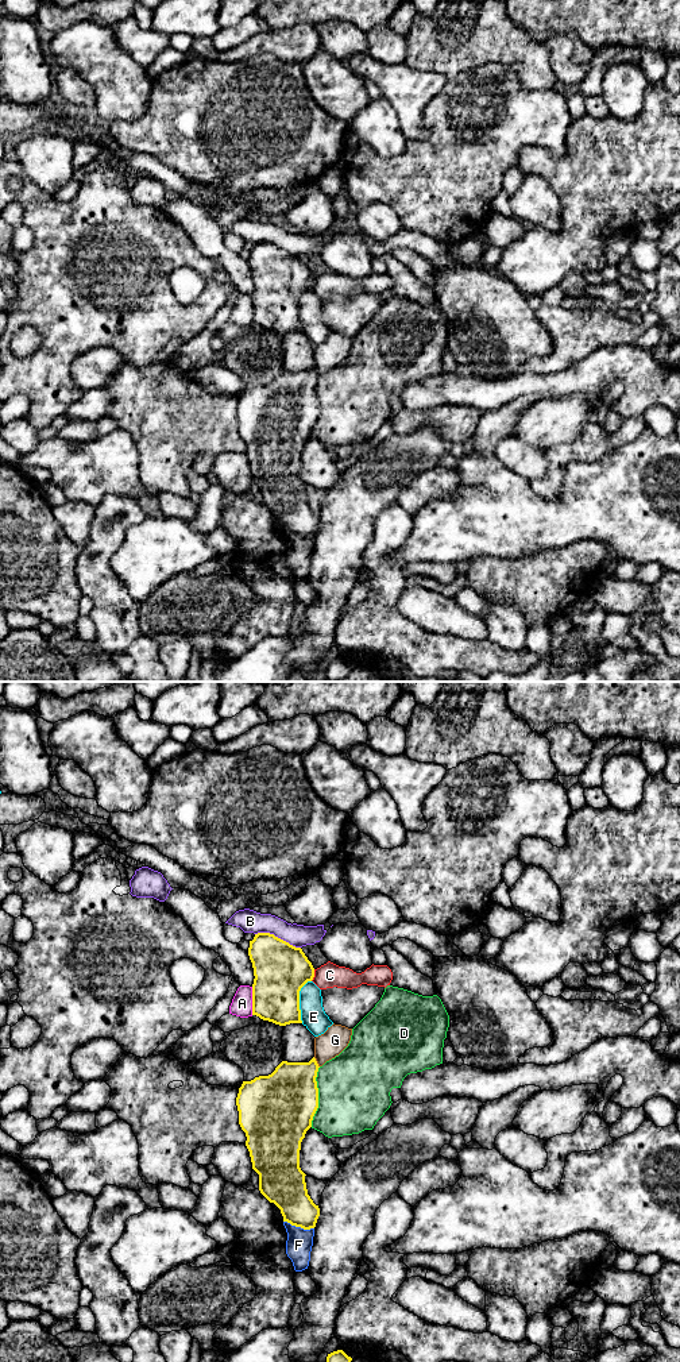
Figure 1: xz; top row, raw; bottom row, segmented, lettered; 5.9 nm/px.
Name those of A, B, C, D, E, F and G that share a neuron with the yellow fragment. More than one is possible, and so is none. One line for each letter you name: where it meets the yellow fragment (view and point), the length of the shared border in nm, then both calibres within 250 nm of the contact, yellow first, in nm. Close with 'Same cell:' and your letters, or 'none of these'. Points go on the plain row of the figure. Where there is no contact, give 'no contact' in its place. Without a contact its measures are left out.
Same cell: none of these

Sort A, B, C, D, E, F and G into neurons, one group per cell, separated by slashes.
A / B / C / D / E / F / G

